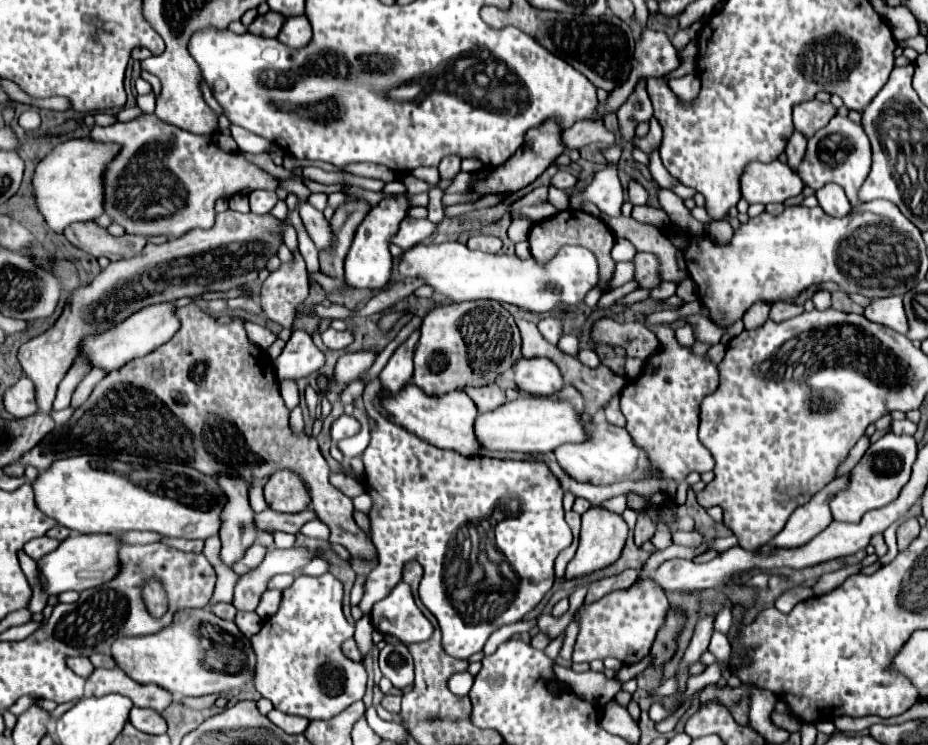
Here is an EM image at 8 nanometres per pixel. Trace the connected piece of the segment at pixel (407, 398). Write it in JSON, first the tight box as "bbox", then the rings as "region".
{"bbox":[374,383,480,457],"region":[[[408,383],[402,387],[402,391],[398,391],[398,395],[390,395],[390,391],[382,387],[378,399],[374,401],[374,407],[380,415],[384,415],[384,419],[398,423],[434,447],[452,449],[466,457],[480,449],[480,443],[474,435],[474,419],[478,417],[478,407],[464,391],[450,391],[446,395],[434,397],[426,395],[420,387],[414,387],[414,383]]]}

